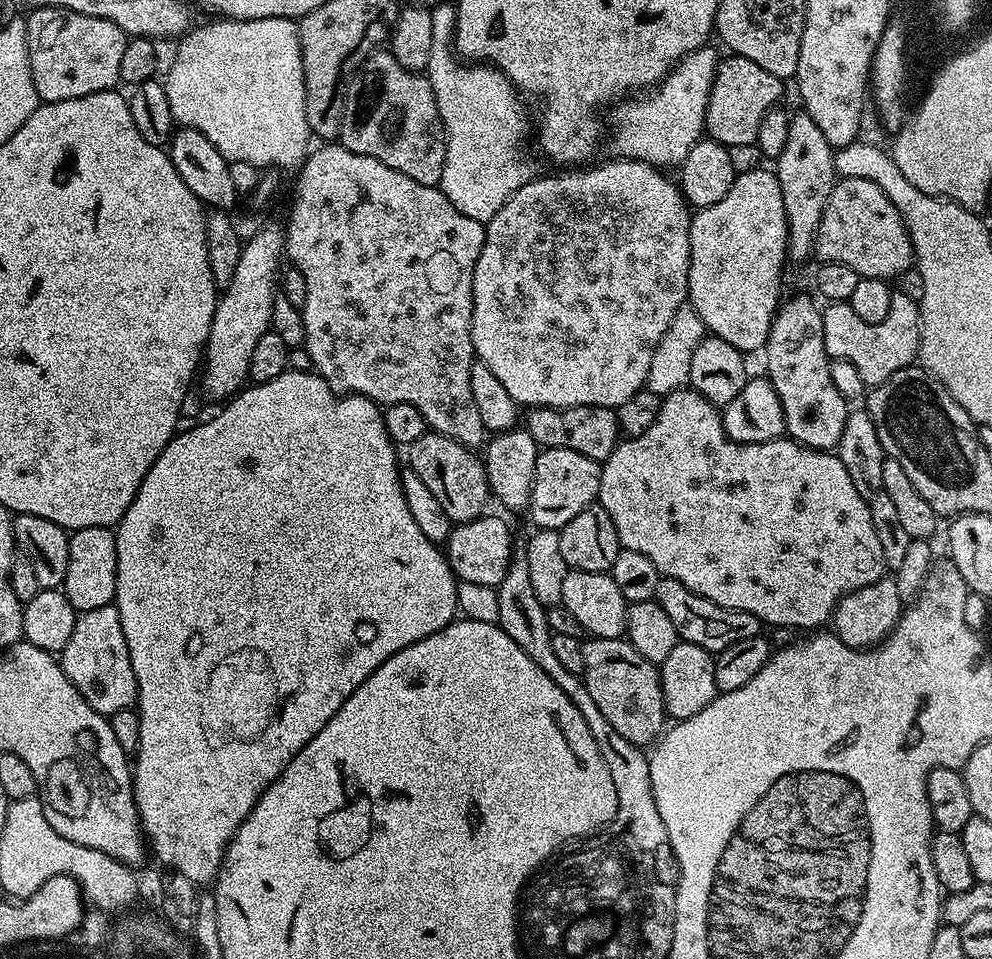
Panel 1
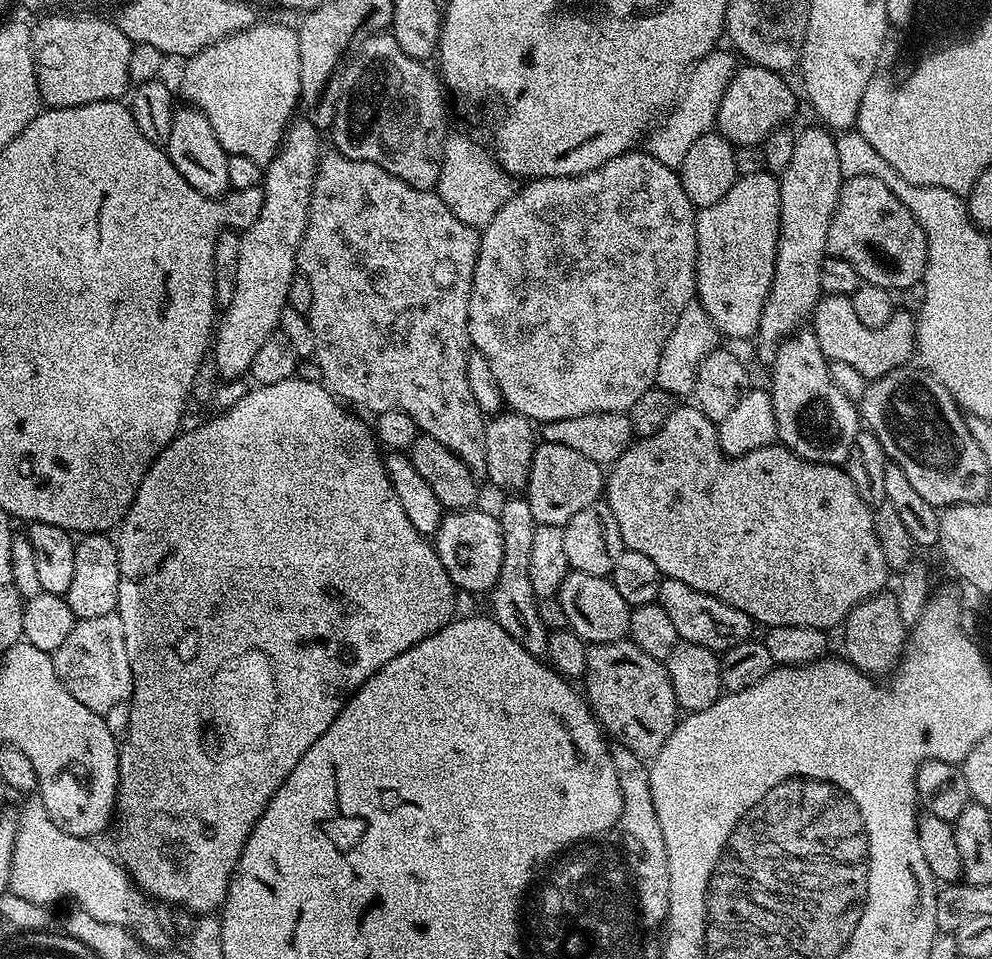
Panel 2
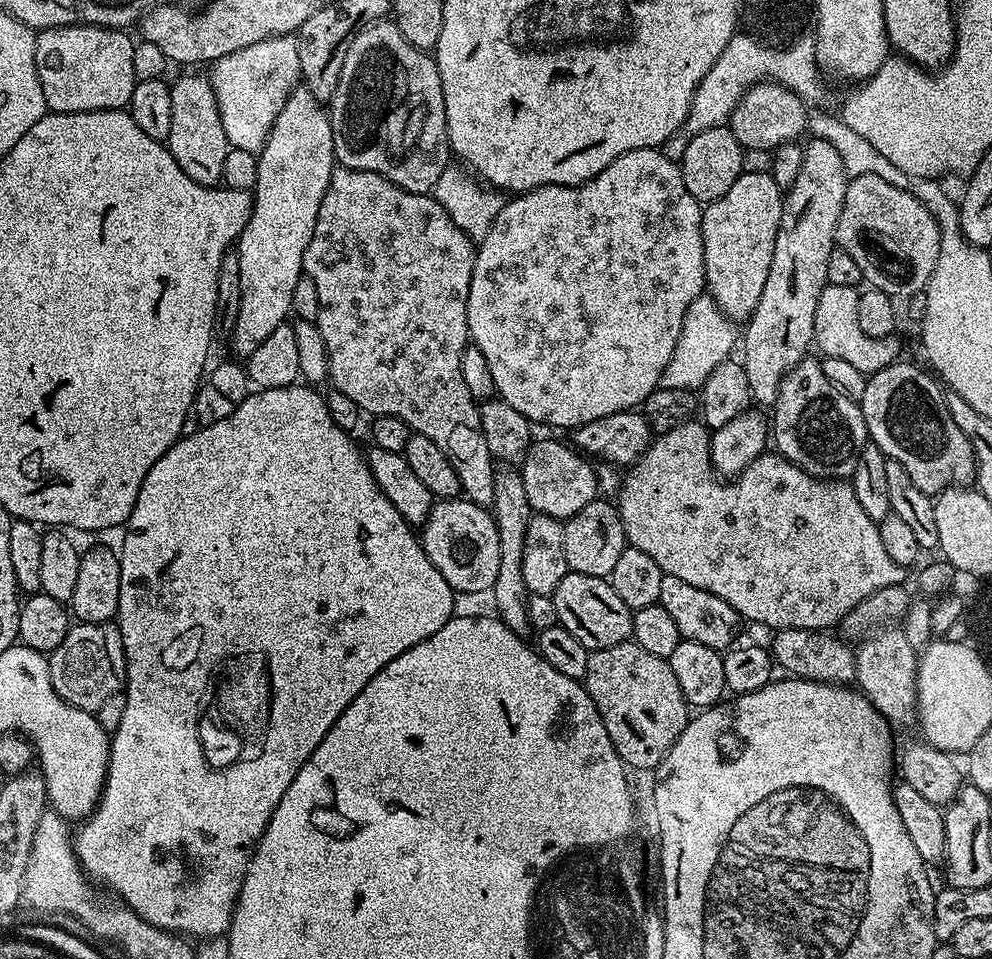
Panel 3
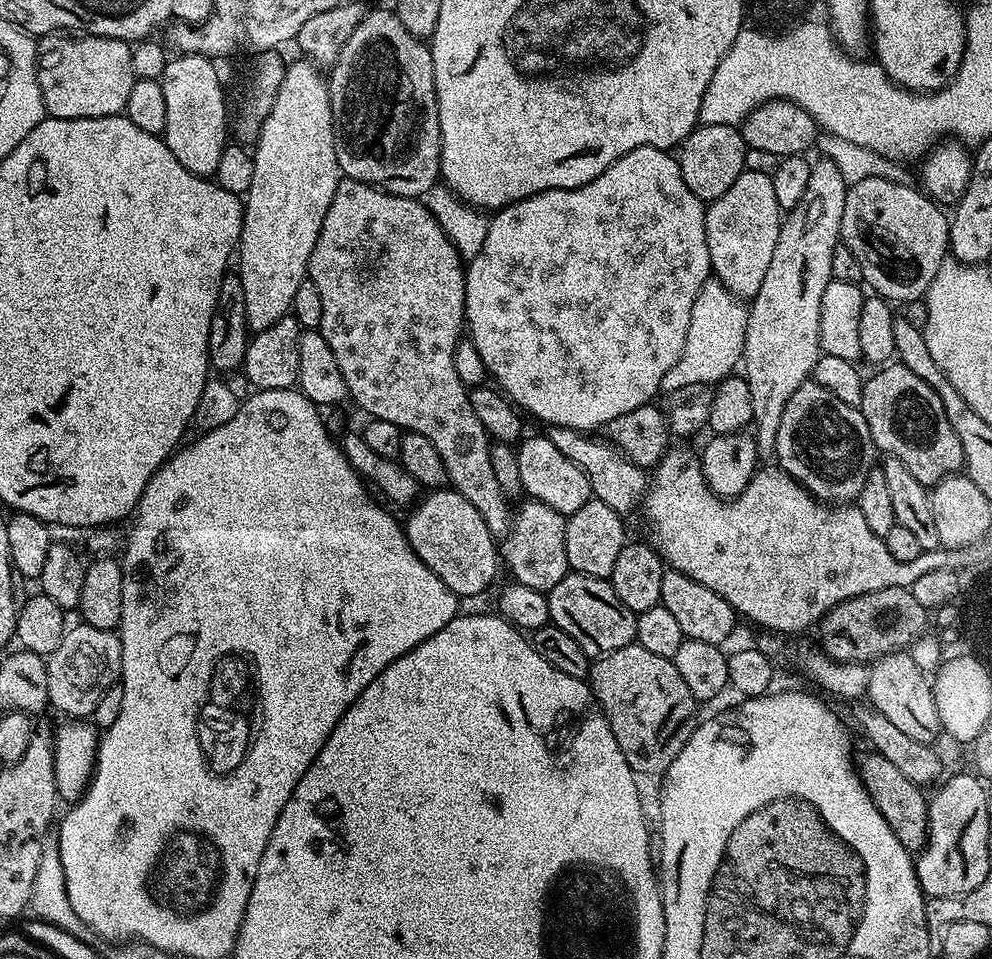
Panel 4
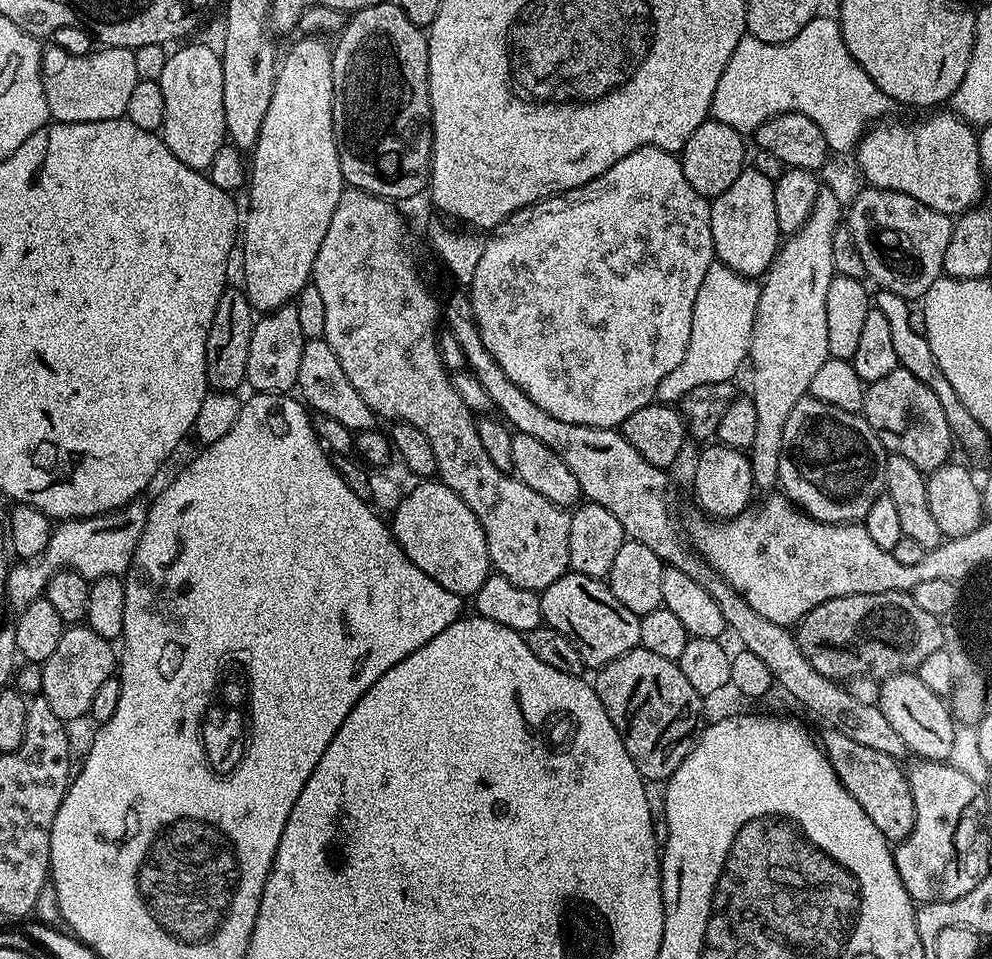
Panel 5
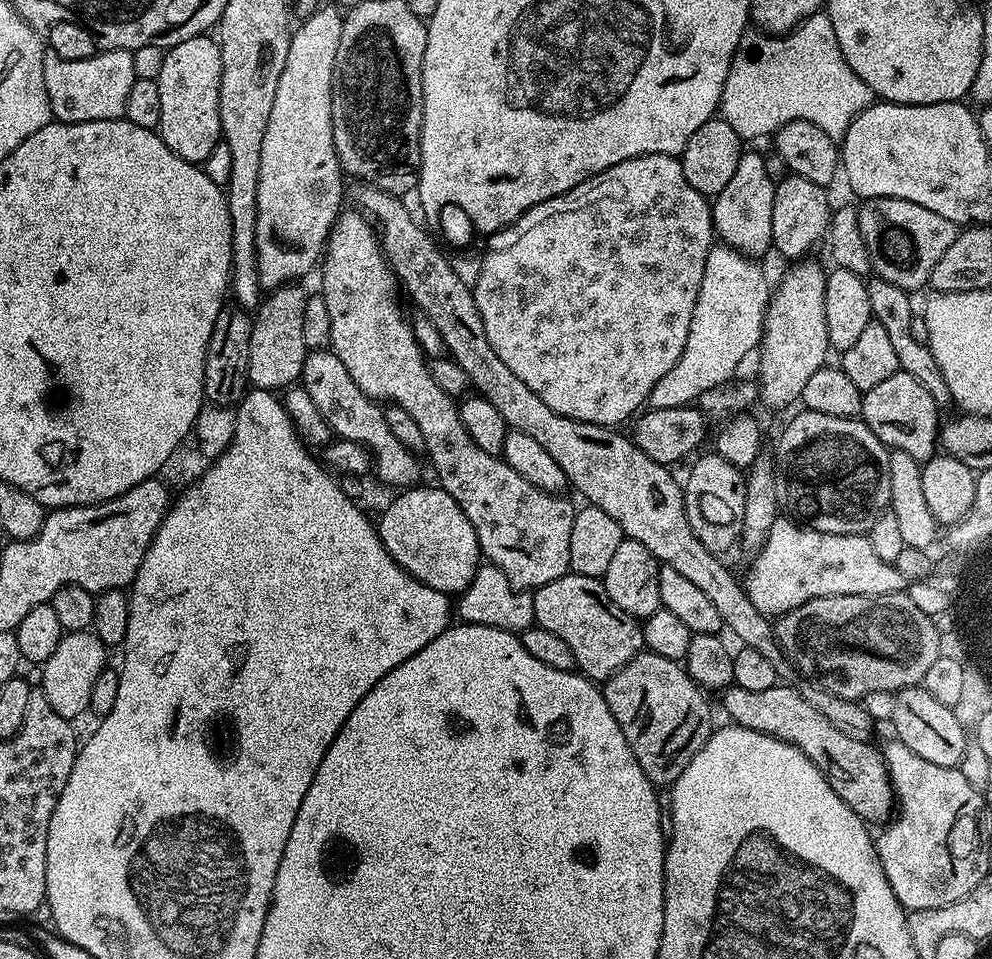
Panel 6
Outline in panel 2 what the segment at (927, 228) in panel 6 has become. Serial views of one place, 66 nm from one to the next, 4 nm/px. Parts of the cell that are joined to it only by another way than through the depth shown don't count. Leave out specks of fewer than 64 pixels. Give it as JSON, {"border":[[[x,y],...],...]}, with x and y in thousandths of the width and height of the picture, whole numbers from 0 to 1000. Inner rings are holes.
{"border":[[[856,184],[848,191],[847,209],[835,241],[834,266],[848,267],[865,282],[872,296],[909,302],[928,295],[935,272],[935,253],[929,236],[901,206],[901,198],[885,186]]]}

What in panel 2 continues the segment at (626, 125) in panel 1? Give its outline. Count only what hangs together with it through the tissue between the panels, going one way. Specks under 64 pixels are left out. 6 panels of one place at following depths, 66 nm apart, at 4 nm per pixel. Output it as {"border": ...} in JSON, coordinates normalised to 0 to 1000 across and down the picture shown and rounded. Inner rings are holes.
{"border":[[[719,52],[712,56],[696,72],[688,89],[688,103],[668,122],[667,127],[652,139],[651,157],[663,165],[663,169],[684,176],[688,165],[692,165],[692,156],[696,156],[704,144],[721,135],[728,98],[732,98],[732,90],[744,70],[743,59],[737,53],[726,53]]]}

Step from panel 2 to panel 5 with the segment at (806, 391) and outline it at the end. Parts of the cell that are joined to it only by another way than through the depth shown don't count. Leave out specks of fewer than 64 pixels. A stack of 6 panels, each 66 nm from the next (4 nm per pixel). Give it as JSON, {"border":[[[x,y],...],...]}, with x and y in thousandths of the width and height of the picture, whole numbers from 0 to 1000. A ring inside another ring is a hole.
{"border":[[[813,412],[796,428],[792,448],[788,448],[784,505],[789,516],[817,540],[834,546],[862,546],[871,543],[873,536],[877,536],[877,528],[881,528],[891,513],[891,487],[895,478],[896,472],[868,431],[845,428],[845,423],[837,423],[837,419]]]}

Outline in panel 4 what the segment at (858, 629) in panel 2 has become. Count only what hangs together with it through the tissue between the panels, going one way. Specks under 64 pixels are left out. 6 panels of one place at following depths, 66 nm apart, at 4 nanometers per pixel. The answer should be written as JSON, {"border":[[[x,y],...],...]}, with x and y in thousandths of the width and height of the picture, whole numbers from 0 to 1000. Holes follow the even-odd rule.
{"border":[[[901,679],[878,689],[875,703],[874,733],[893,745],[893,753],[905,757],[905,761],[910,761],[916,770],[930,776],[940,776],[943,767],[949,766],[946,738],[942,736],[936,706],[925,699],[921,686],[914,679]]]}

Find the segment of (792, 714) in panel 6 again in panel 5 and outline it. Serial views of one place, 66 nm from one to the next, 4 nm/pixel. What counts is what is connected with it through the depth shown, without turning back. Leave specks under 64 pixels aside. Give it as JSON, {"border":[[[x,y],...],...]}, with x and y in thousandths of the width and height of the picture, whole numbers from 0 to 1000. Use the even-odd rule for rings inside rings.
{"border":[[[832,758],[829,779],[831,788],[837,795],[841,807],[853,820],[853,824],[861,832],[873,851],[881,857],[881,861],[889,867],[896,879],[904,880],[919,869],[921,861],[920,826],[915,819],[912,802],[907,802],[908,794],[897,786],[889,786],[889,782],[877,782],[877,778],[869,778],[853,765],[845,765],[845,761]]]}

